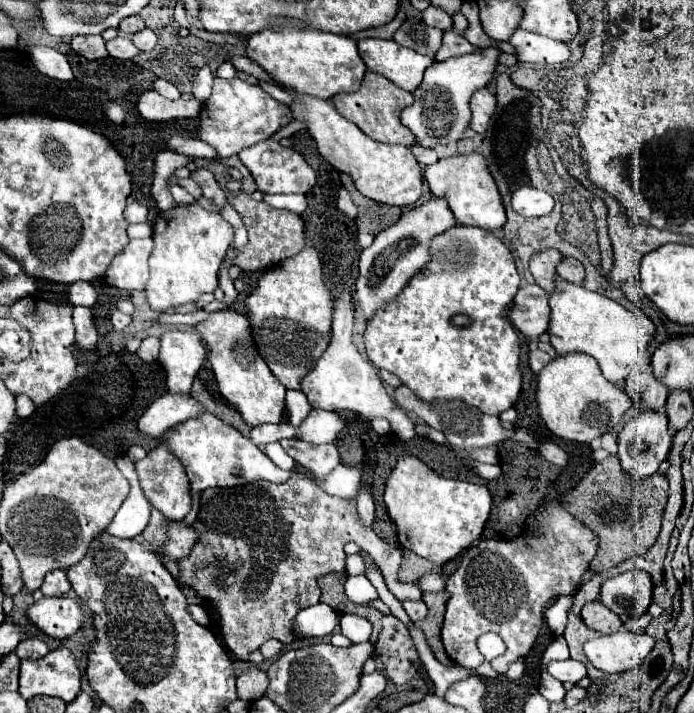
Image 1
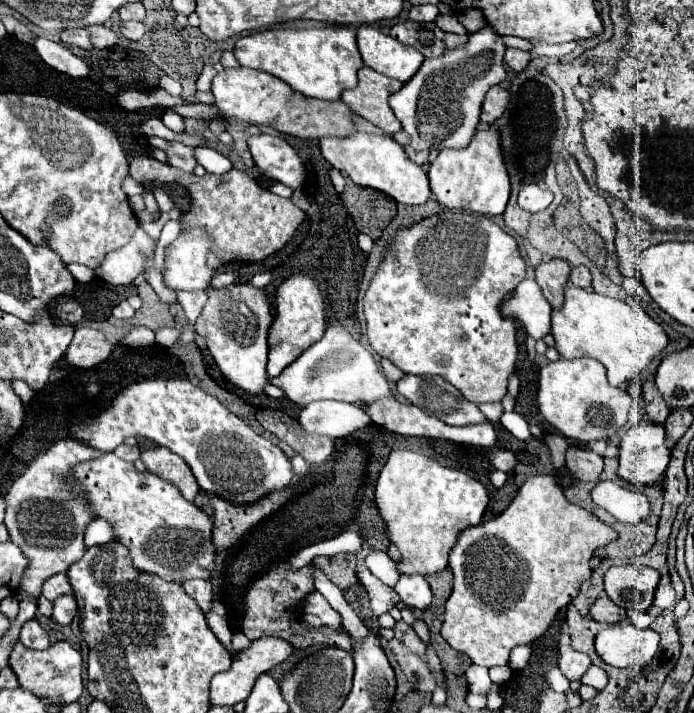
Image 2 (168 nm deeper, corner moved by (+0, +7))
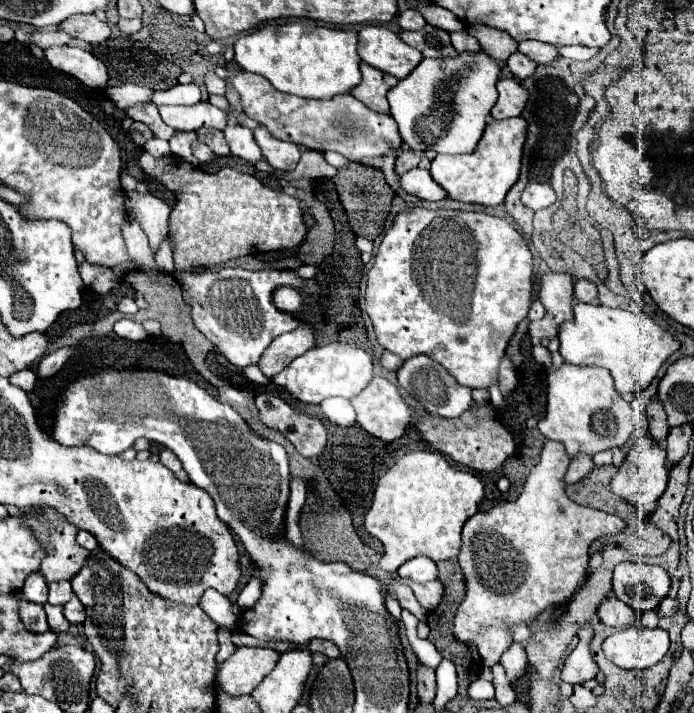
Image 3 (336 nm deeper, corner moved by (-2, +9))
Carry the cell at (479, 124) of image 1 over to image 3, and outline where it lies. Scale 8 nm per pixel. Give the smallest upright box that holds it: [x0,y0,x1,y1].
[492,77,528,119]

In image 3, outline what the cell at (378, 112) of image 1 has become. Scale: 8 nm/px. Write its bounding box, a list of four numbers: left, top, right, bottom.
[350,63,398,113]

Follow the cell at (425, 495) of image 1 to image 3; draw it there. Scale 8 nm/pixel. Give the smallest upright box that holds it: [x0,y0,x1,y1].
[364,453,484,573]

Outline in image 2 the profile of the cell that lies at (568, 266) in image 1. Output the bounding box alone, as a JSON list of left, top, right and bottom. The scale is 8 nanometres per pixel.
[570,265,592,287]

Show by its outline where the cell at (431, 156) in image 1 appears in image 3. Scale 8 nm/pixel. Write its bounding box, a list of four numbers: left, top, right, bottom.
[396,149,420,175]

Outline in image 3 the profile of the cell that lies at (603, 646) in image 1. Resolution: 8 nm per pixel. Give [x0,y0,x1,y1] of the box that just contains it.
[602,625,670,669]

